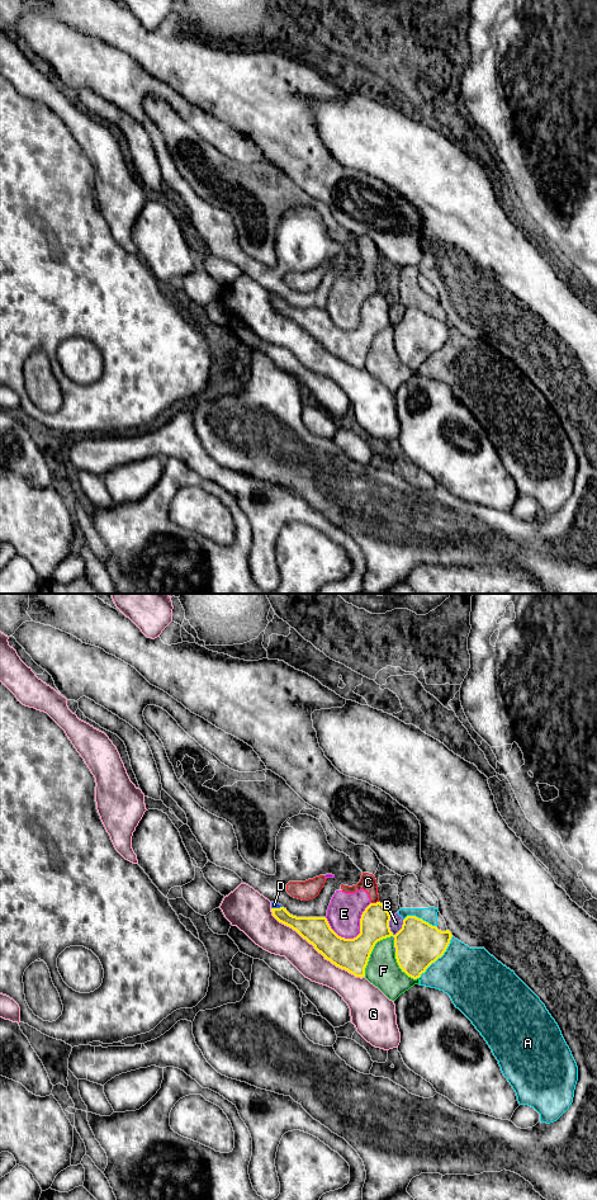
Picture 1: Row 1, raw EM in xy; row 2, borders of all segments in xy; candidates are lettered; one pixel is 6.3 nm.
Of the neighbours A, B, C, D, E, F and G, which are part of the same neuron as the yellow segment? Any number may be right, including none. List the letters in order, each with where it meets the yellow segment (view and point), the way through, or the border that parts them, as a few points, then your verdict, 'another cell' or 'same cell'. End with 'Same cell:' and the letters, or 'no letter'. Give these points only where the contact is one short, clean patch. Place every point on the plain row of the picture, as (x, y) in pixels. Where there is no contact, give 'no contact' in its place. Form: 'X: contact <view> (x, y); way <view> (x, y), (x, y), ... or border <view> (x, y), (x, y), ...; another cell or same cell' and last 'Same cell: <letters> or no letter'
A: contact xy (439, 348); another cell
B: contact xy (389, 319); another cell
C: contact xy (374, 294); border xy (378, 292), (372, 294); another cell
D: contact xy (276, 300); way xy (308, 319), (288, 311), (276, 300), (274, 296); same cell
E: contact xy (356, 327); another cell
F: contact xy (372, 341); another cell
G: contact xy (316, 340); another cell
Same cell: D

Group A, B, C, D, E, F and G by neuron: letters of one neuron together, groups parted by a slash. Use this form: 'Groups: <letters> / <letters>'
Groups: A B C E F / D / G

